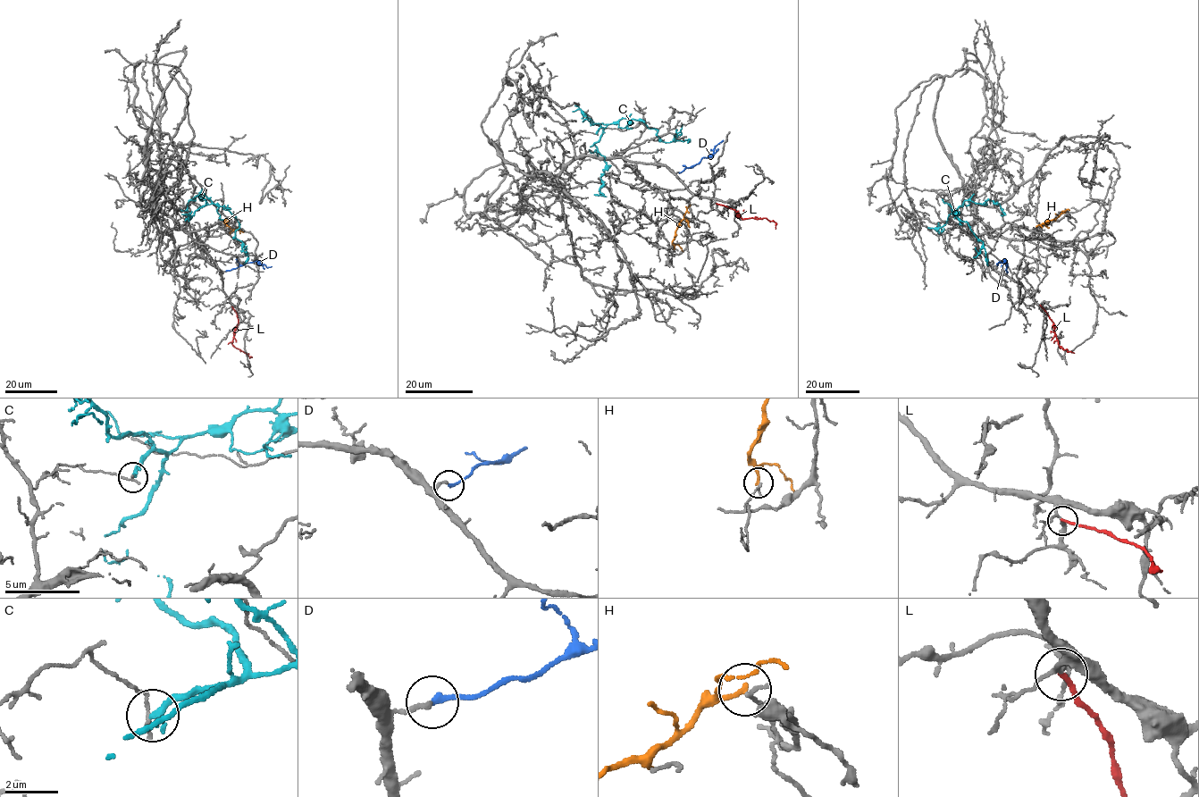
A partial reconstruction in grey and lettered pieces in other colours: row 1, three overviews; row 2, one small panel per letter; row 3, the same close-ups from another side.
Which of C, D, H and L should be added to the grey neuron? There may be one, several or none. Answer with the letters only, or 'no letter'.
D

